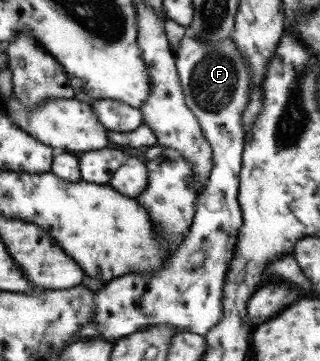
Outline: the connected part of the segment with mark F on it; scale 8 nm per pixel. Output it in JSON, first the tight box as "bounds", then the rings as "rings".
{"bounds":[91,34,250,344],"rings":[[[184,34],[172,54],[184,104],[196,117],[200,130],[210,145],[212,168],[204,188],[196,195],[190,228],[169,258],[169,263],[149,277],[142,273],[128,273],[110,279],[102,288],[95,290],[95,314],[91,322],[98,324],[96,337],[112,344],[121,336],[142,330],[151,324],[170,325],[177,332],[189,332],[200,336],[211,330],[222,316],[224,277],[235,253],[238,229],[242,224],[237,192],[245,135],[241,118],[249,97],[250,71],[230,37],[214,44],[204,44],[193,36]]]}

